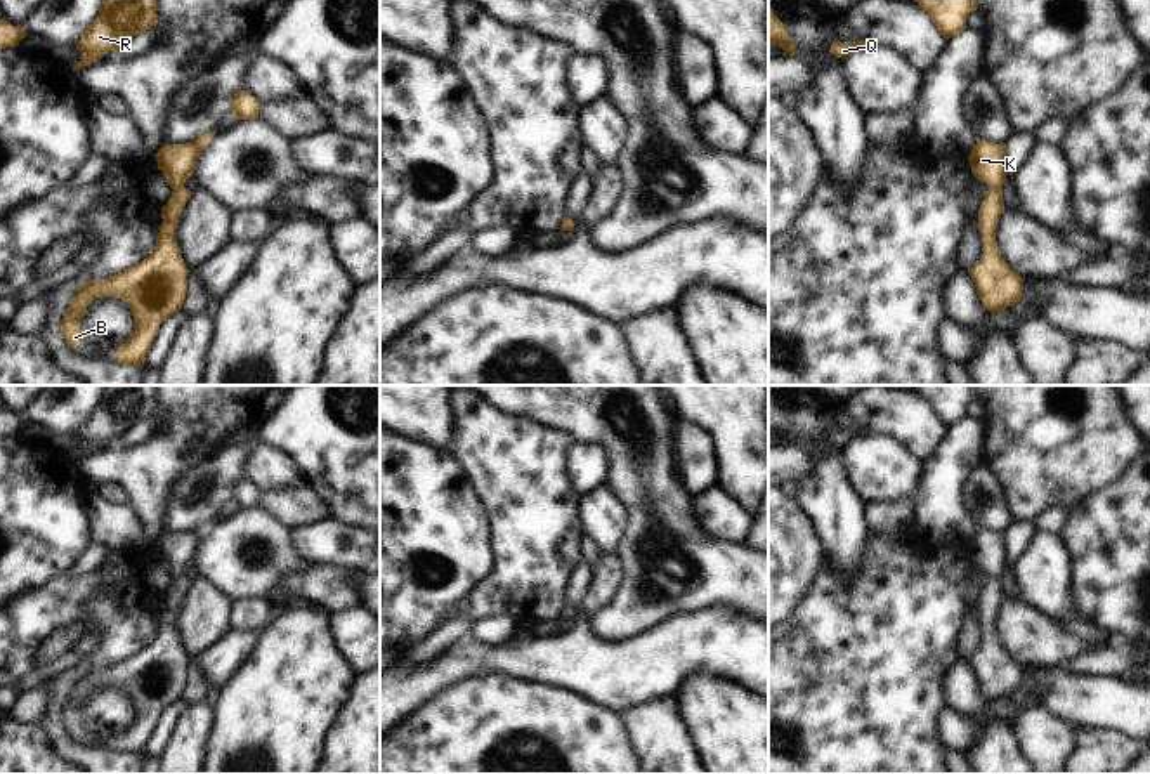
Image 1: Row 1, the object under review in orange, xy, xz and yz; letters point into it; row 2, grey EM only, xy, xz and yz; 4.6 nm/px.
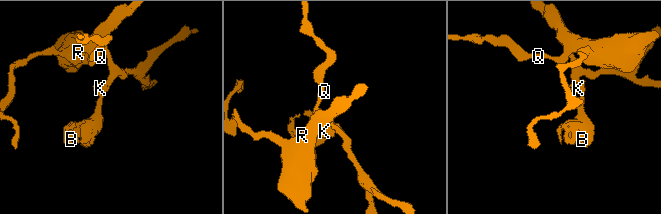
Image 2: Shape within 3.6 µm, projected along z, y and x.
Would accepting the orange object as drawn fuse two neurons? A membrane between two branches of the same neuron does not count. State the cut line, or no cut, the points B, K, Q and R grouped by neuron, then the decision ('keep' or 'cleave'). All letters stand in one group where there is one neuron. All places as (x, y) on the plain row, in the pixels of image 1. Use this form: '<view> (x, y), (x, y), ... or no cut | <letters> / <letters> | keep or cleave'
no cut | B K Q R | keep

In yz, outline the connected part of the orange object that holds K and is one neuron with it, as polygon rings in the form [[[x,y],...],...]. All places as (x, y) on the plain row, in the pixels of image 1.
[[[977,529],[968,545],[971,562],[989,574],[978,599],[978,618],[983,630],[980,651],[968,658],[978,687],[992,701],[1001,701],[1008,694],[1022,689],[1023,668],[1003,647],[996,616],[1004,599],[1003,573],[1006,571],[1006,533]]]

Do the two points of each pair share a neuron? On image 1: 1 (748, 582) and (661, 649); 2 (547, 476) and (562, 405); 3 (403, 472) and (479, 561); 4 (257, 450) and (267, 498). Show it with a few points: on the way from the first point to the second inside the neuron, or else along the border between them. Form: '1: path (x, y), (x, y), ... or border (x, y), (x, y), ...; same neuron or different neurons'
1: border (679, 611), (727, 606), (750, 618); different neurons
2: border (519, 417), (562, 431), (573, 443); different neurons
3: path (413, 495), (457, 538); same neuron
4: border (300, 485), (259, 490); different neurons

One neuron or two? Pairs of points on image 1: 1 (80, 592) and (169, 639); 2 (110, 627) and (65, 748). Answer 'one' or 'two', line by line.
1: two
2: one

